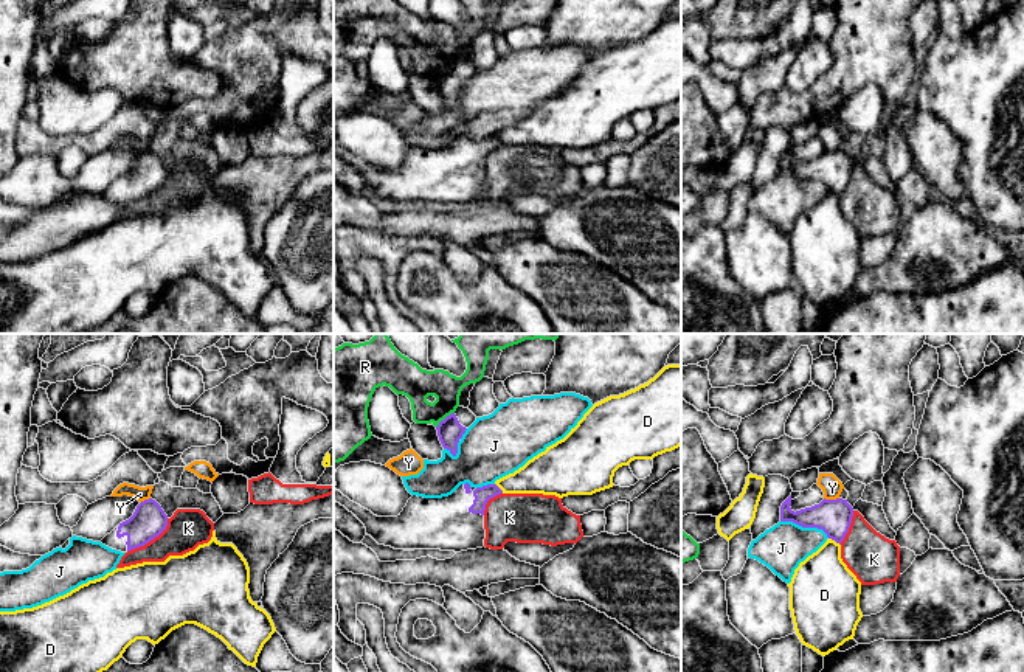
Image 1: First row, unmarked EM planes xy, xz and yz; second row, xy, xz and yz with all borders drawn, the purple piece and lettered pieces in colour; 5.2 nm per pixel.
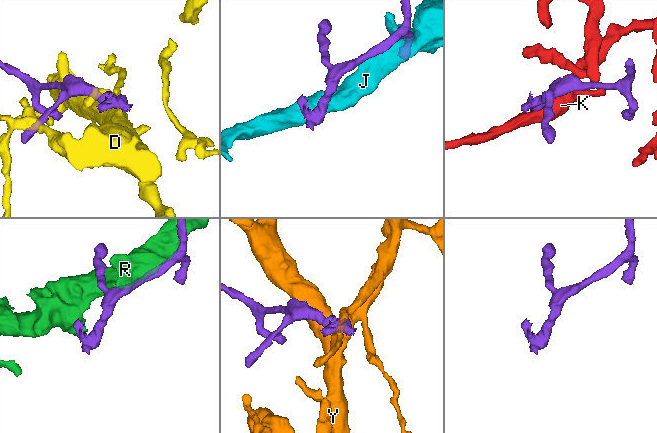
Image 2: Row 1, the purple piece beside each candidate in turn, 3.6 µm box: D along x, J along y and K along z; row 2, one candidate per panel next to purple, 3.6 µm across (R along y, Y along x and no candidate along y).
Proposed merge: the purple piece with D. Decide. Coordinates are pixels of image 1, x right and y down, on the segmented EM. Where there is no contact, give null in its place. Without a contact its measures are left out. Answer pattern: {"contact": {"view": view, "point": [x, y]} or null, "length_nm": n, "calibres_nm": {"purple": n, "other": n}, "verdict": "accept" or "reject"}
{"contact": {"view": "yz", "point": [835, 540]}, "length_nm": 80, "calibres_nm": {"purple": 180, "other": 320}, "verdict": "reject"}

